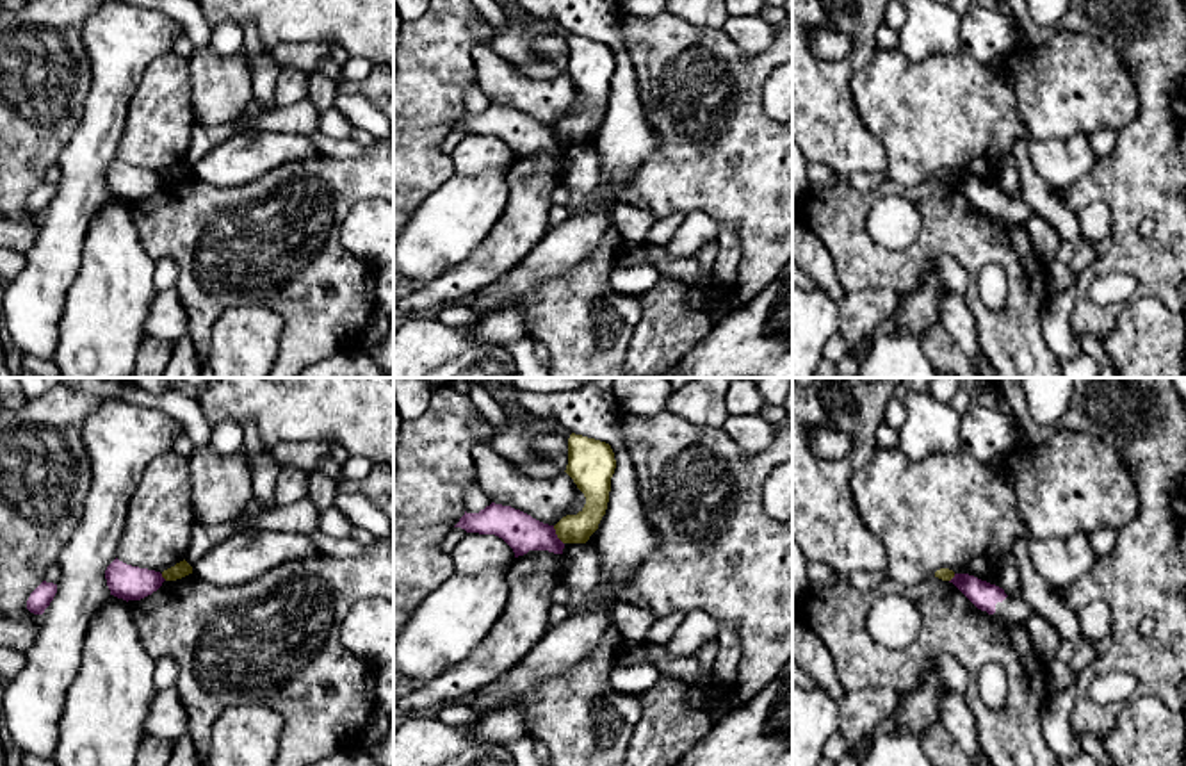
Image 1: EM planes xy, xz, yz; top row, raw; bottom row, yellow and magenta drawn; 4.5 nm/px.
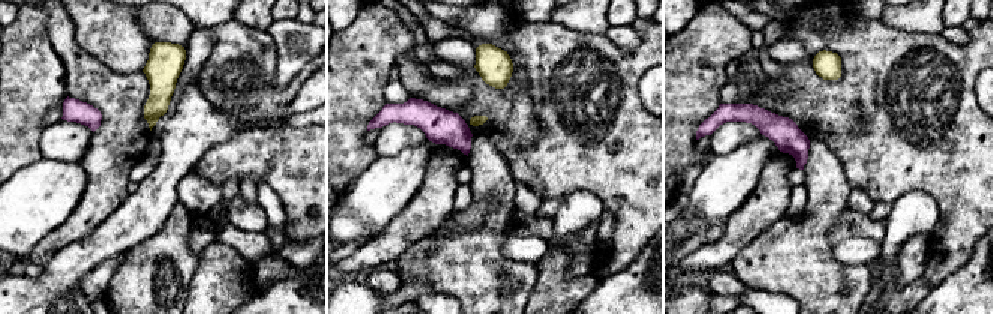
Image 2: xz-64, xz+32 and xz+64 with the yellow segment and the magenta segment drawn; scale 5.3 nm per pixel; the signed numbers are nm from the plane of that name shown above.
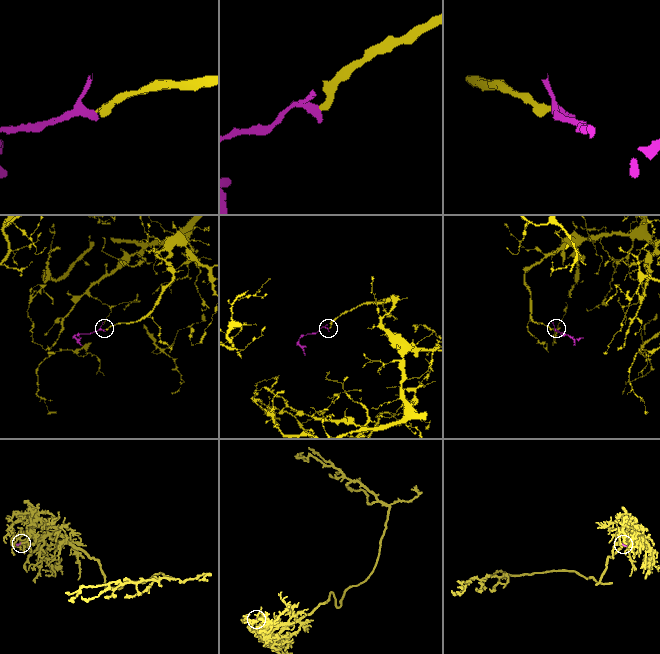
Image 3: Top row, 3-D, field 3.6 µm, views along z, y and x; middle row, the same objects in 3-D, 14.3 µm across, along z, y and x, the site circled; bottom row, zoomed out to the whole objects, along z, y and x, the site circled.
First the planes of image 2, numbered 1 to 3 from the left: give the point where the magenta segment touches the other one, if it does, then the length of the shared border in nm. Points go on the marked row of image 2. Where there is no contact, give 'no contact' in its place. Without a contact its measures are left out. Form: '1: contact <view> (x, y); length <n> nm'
1: no contact
2: no contact
3: no contact

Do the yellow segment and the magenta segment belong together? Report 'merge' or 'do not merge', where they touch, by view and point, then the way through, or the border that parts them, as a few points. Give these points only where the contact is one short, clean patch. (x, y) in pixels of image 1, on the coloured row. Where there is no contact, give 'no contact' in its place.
do not merge | xz (556, 533) | along xz (552, 526), (563, 544)

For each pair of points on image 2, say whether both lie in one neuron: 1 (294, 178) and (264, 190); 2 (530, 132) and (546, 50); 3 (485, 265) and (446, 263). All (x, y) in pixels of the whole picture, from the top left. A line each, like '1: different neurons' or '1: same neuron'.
1: different neurons
2: different neurons
3: same neuron

